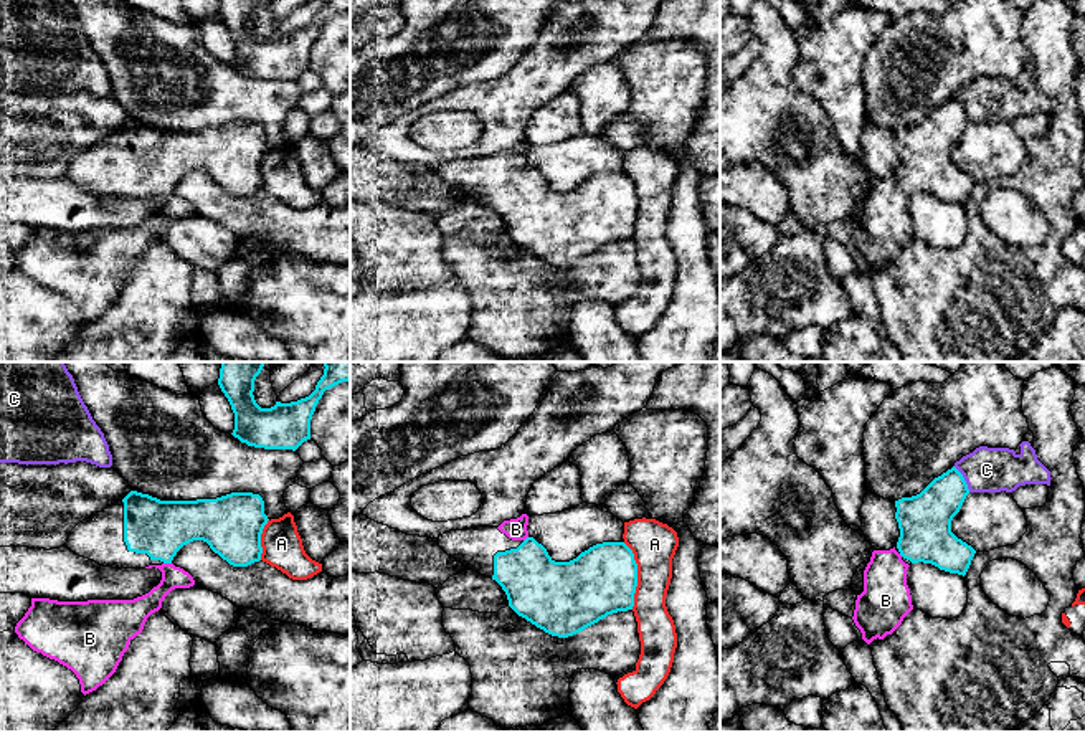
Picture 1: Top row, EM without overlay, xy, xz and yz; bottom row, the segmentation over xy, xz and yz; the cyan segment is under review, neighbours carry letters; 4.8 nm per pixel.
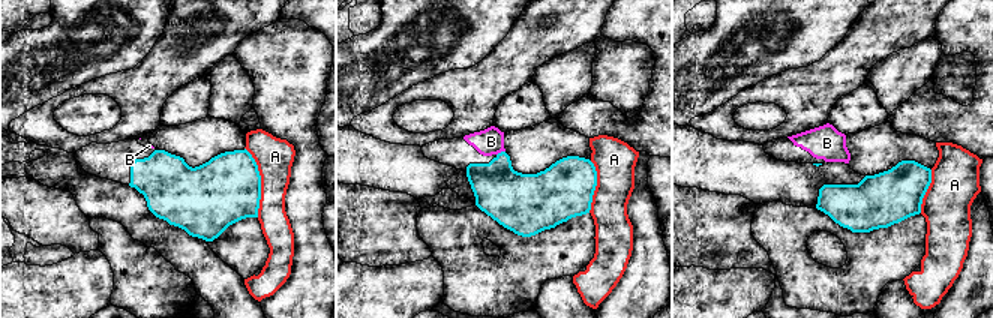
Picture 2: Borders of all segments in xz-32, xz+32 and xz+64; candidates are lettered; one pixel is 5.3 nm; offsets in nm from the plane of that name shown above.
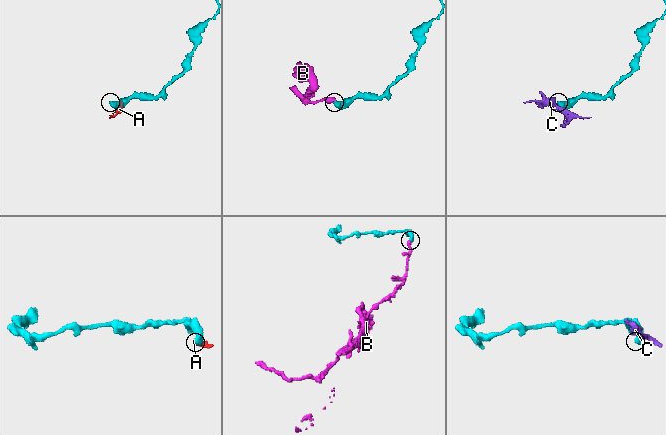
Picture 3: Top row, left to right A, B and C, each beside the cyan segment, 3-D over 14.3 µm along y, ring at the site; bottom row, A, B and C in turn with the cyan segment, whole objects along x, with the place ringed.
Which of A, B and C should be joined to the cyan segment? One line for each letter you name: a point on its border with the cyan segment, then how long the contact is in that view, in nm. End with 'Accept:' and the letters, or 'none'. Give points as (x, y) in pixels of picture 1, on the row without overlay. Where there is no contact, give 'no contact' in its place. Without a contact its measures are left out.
B: xy (167, 192) | 40 nm
Accept: B

